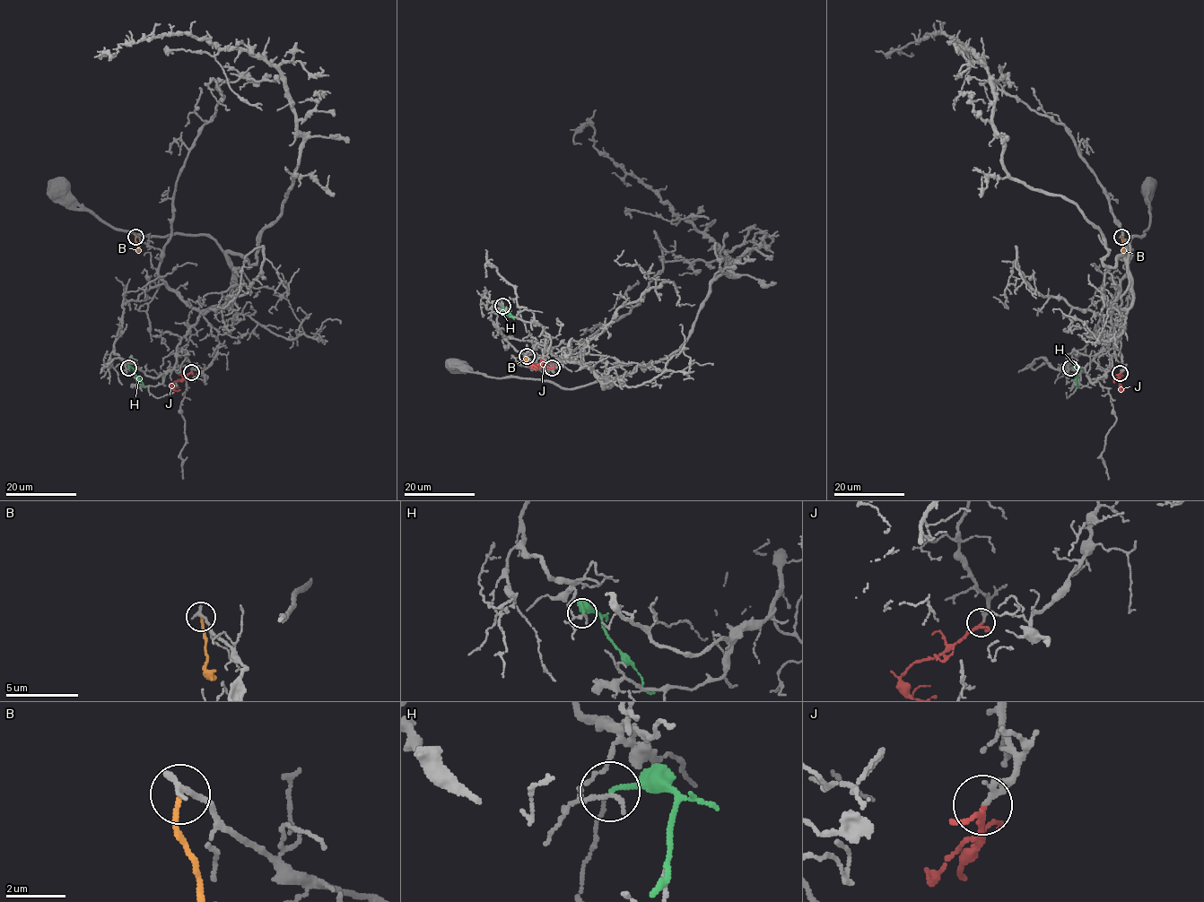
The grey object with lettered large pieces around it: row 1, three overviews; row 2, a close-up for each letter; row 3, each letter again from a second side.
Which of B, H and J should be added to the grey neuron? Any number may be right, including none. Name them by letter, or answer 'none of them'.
J

